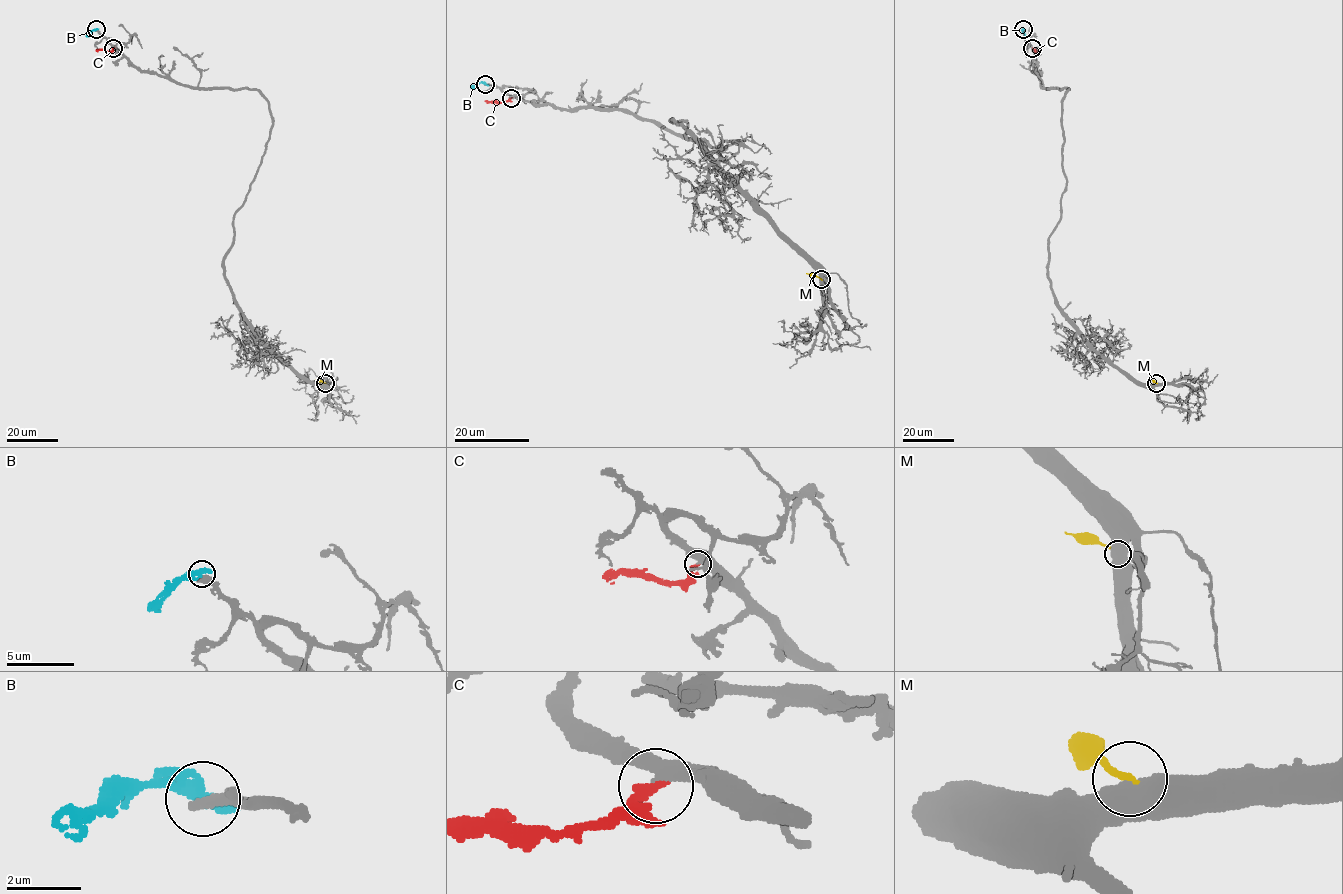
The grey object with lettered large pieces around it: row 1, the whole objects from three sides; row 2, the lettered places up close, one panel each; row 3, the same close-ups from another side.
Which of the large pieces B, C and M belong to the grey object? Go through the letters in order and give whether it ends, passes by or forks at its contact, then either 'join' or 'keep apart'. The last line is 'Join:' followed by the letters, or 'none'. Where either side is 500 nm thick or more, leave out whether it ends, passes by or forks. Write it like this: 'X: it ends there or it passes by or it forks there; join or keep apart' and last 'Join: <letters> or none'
B: it ends there; keep apart
C: it ends there; join
M: keep apart
Join: C

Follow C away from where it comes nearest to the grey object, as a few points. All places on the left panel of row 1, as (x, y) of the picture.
C: (114, 48), (110, 51), (95, 50)

